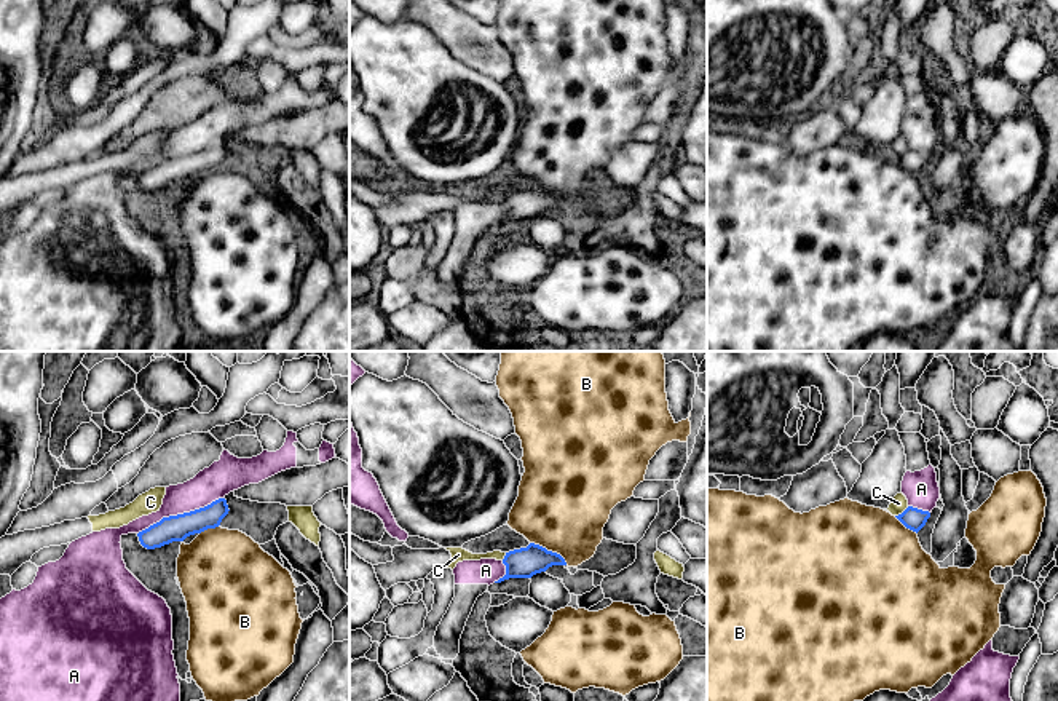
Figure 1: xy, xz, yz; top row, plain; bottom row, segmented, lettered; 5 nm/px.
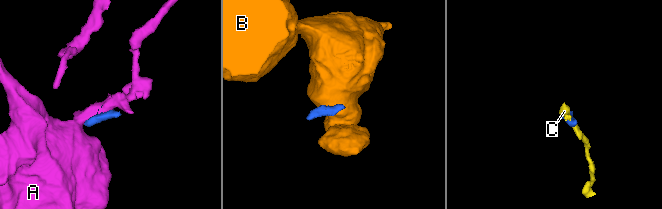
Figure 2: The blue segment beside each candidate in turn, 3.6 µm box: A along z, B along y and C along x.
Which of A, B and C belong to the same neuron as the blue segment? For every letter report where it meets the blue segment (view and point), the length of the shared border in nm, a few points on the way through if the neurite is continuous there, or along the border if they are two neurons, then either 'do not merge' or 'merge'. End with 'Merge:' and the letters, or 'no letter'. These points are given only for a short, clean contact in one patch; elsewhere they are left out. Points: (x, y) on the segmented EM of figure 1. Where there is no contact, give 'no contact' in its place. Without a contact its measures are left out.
A: xy (181, 514) | 480 nm | do not merge
B: xz (549, 551) | 220 nm | along xz (530, 542), (556, 551), (567, 564) | do not merge
C: yz (904, 511) | 90 nm | merge
Merge: C

